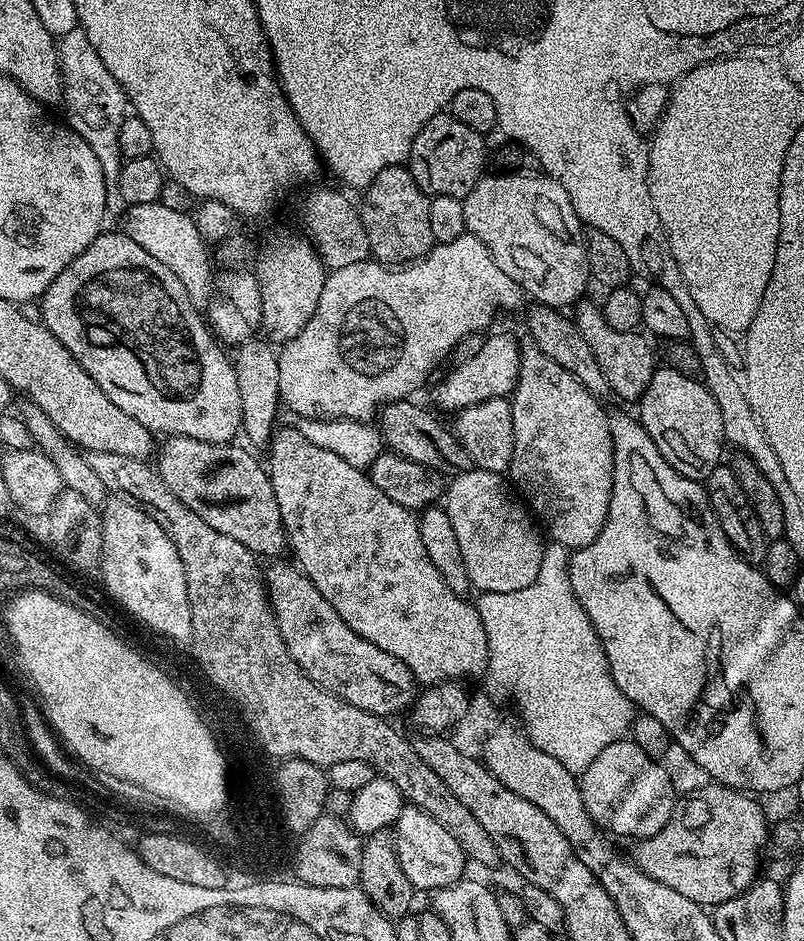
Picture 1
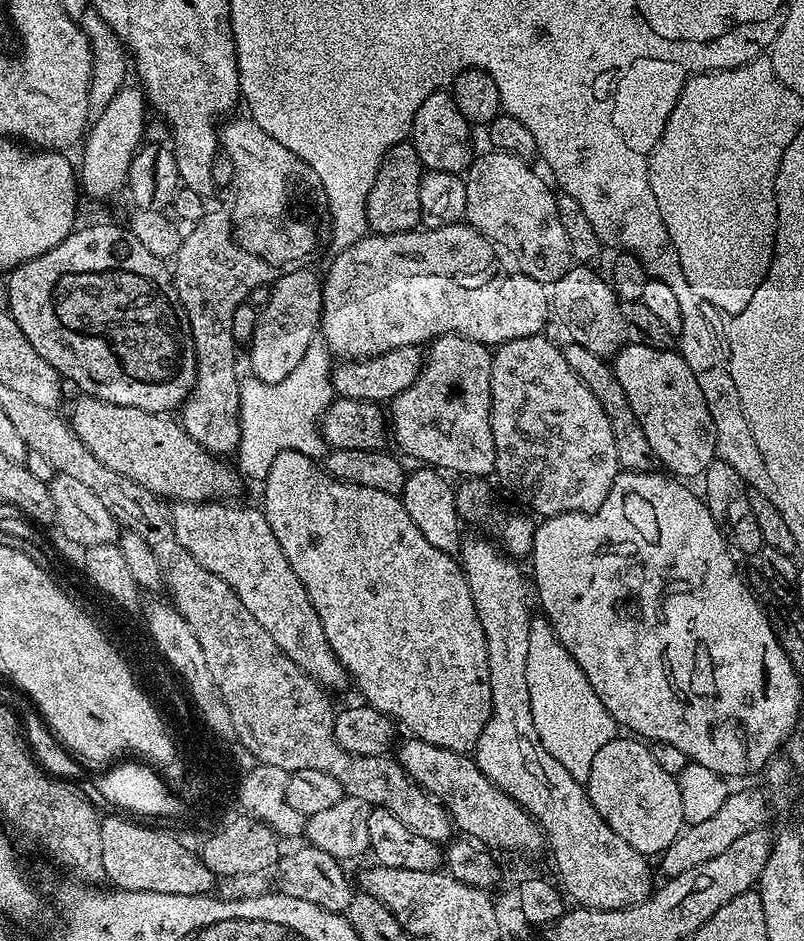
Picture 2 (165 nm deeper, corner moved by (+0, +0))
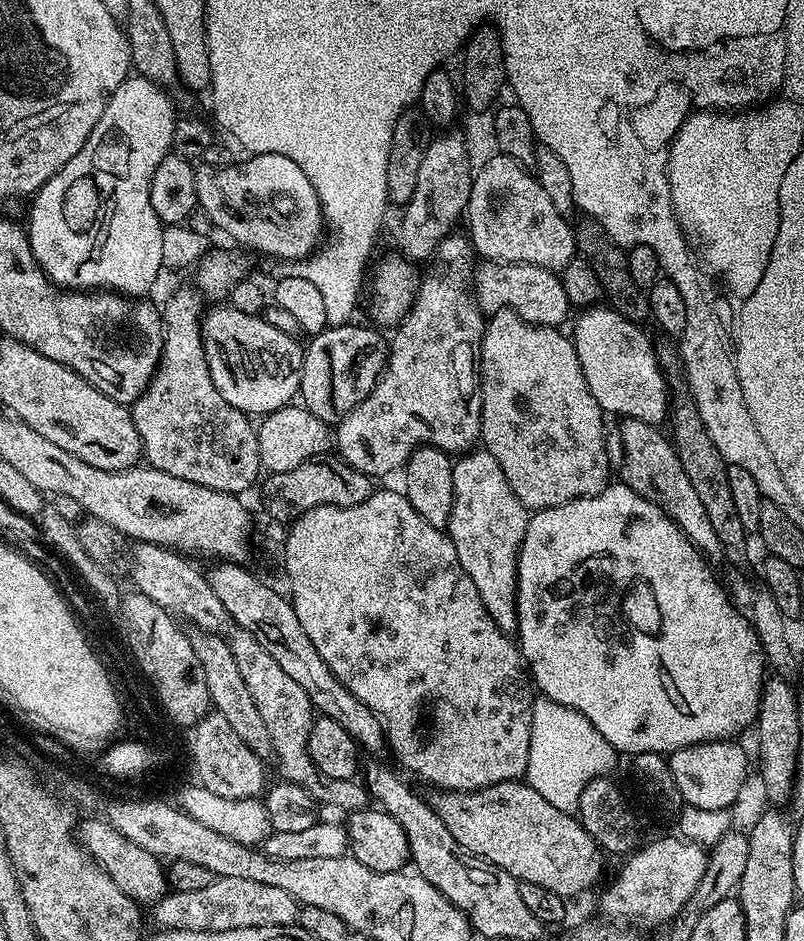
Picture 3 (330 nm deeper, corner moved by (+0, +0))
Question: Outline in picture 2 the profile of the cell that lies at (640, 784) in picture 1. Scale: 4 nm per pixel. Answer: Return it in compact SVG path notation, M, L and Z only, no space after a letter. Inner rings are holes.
M617 738L606 742L606 746L602 746L602 750L598 750L598 754L594 756L586 781L588 801L592 803L594 810L598 810L598 814L610 826L610 830L614 830L618 838L622 838L622 842L630 842L634 850L652 858L657 854L663 854L680 837L680 833L686 827L686 809L682 806L679 779L666 774L666 770L662 770L662 766L654 762L654 754L647 743L636 738L628 739L632 740Z

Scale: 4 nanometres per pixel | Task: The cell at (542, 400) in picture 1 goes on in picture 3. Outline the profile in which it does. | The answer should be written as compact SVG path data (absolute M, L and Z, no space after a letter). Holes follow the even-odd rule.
M509 312L491 313L490 319L484 325L484 337L478 345L478 387L480 389L480 440L483 447L502 466L502 474L506 474L506 482L510 482L510 490L522 501L529 510L553 508L570 503L571 500L581 500L587 496L599 496L610 483L608 477L608 448L604 445L604 420L606 414L598 406L594 394L590 394L590 386L586 386L586 378L582 374L582 366L578 362L578 354L571 339L560 333L559 327L548 328L544 324L531 324L518 314Z

